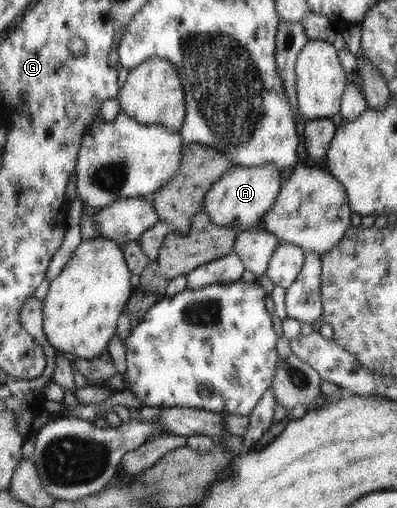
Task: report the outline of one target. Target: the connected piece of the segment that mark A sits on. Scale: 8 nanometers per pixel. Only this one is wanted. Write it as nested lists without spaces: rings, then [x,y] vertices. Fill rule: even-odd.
[[[276,164],[255,168],[233,166],[222,179],[215,182],[211,191],[208,192],[204,200],[203,212],[211,217],[211,221],[216,226],[227,226],[238,232],[254,229],[278,200],[278,194],[282,188],[282,177],[282,171],[276,169]]]

